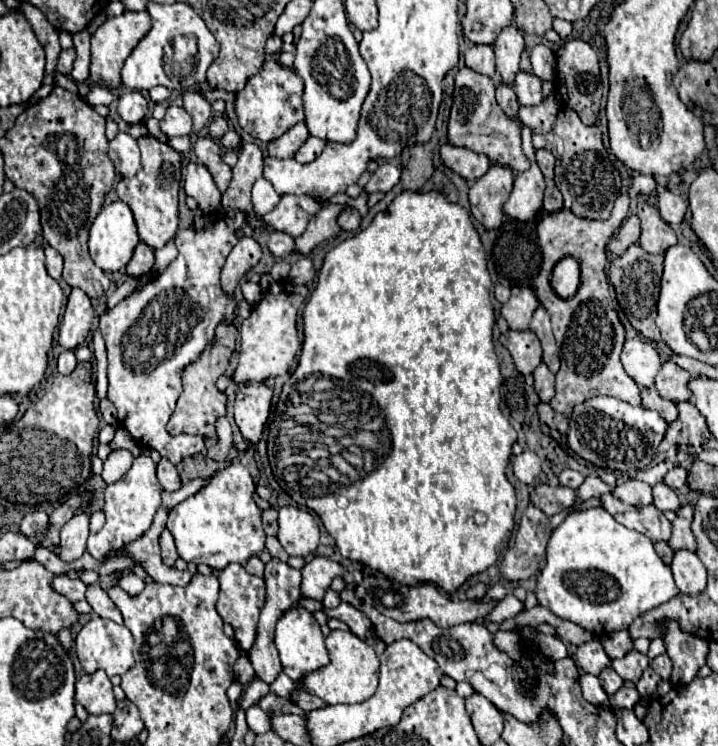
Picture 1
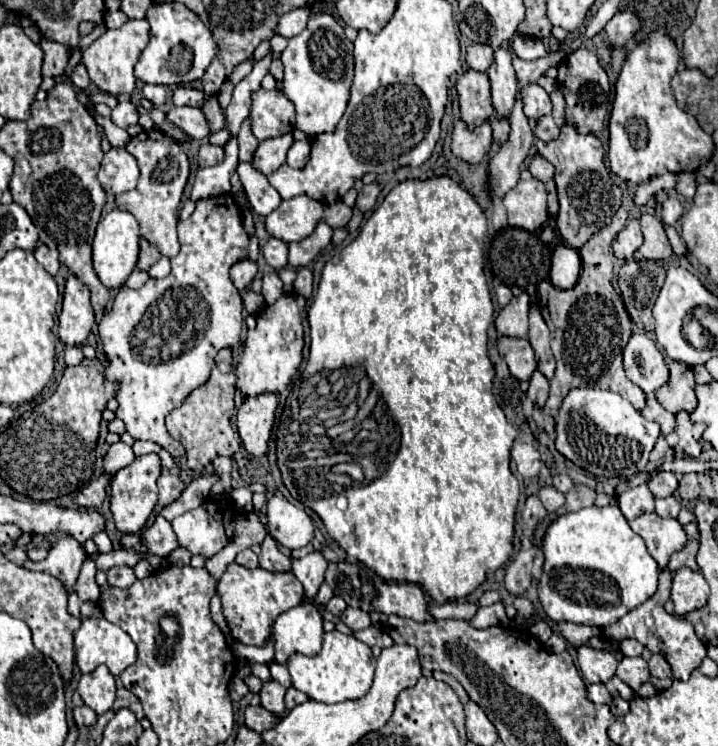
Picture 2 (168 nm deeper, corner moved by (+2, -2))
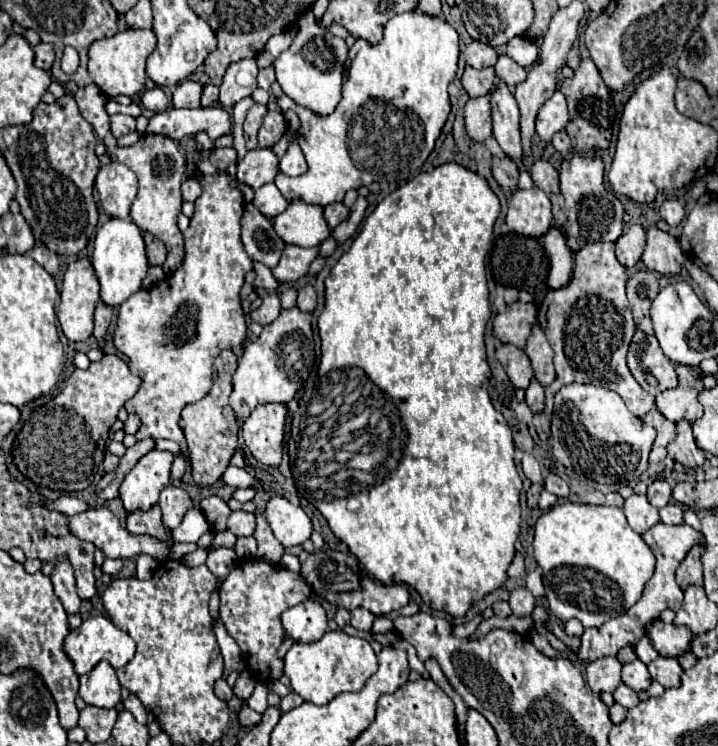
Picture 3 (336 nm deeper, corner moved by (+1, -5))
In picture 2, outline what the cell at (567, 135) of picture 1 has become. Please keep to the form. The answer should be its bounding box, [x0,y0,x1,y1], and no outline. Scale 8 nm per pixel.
[537,124,621,250]

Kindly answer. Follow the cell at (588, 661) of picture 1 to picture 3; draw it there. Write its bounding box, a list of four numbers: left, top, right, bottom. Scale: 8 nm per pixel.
[586,657,620,693]

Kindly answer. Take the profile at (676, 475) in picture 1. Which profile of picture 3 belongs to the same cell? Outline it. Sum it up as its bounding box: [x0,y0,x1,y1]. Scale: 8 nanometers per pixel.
[648,481,672,509]

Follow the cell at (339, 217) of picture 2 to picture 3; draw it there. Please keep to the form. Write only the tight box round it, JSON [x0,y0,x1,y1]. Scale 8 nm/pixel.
[324,203,348,229]

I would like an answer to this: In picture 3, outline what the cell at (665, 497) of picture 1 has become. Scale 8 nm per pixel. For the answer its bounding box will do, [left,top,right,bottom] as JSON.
[660,501,682,525]

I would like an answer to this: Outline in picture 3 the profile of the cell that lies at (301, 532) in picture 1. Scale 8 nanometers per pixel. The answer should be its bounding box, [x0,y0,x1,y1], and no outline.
[264,497,312,547]

